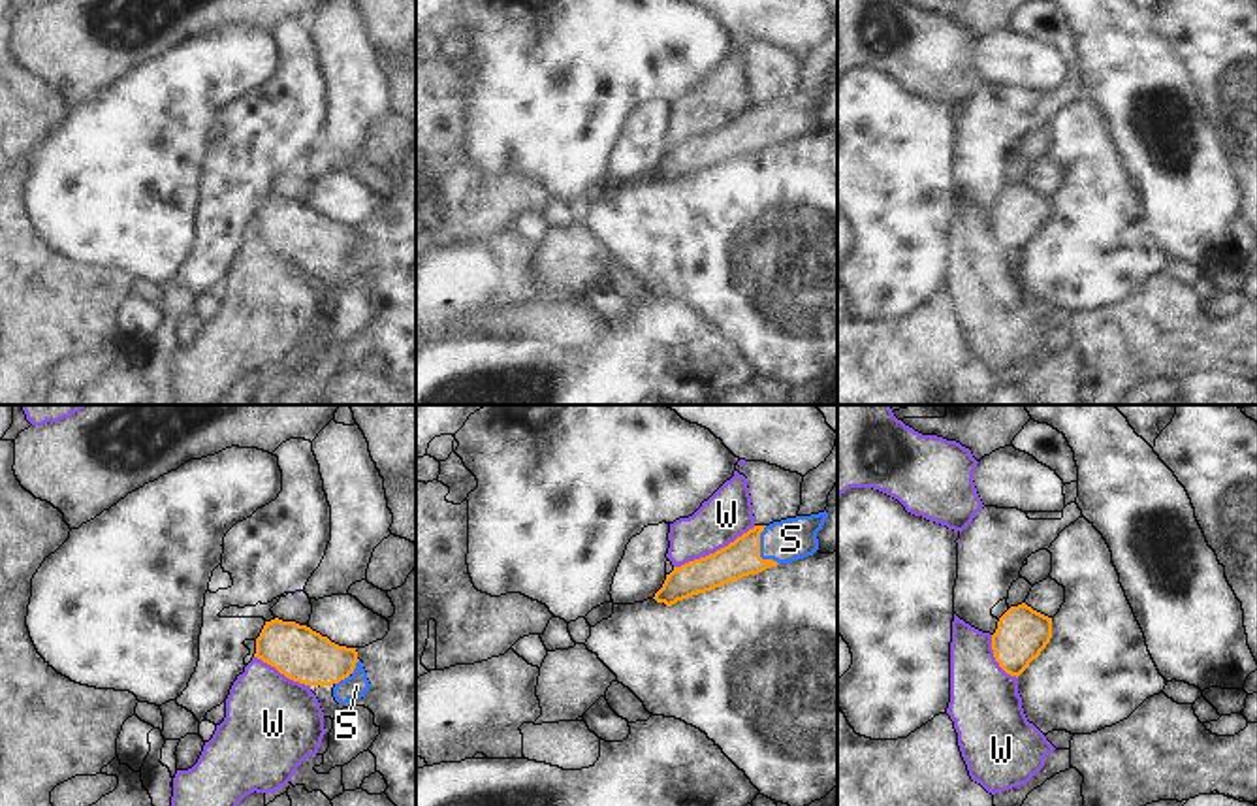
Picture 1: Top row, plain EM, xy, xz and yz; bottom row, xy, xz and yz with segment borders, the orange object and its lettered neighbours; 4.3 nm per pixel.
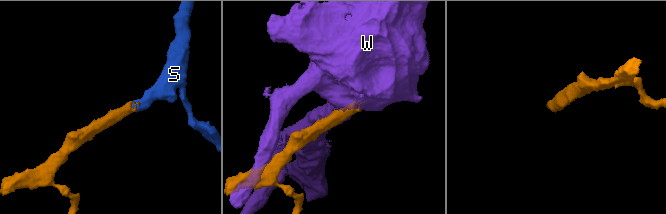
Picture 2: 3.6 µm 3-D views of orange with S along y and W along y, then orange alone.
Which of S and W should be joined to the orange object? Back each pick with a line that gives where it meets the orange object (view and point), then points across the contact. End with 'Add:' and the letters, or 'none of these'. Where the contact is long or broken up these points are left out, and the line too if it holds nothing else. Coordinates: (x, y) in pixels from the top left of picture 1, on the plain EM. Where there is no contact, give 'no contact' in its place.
S: contact xz (759, 128); way xz (740, 136), (759, 128), (791, 117)
Add: S

